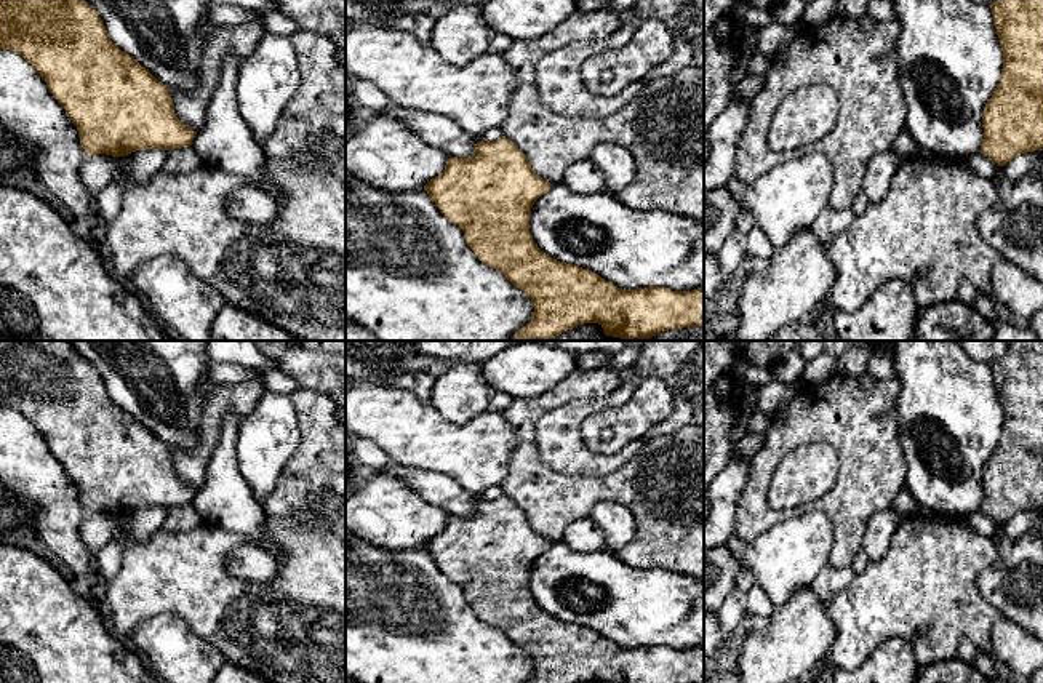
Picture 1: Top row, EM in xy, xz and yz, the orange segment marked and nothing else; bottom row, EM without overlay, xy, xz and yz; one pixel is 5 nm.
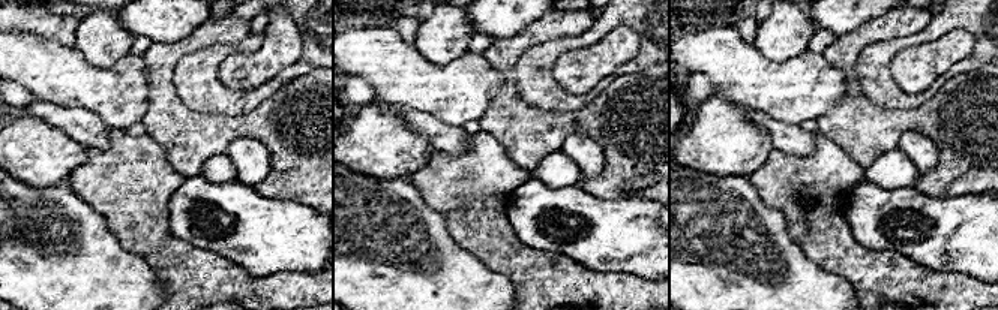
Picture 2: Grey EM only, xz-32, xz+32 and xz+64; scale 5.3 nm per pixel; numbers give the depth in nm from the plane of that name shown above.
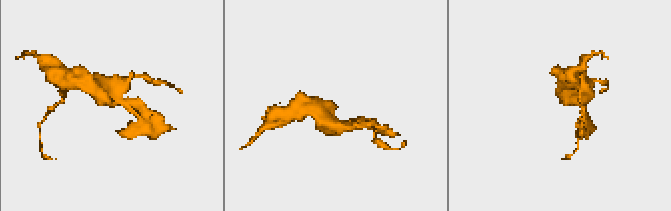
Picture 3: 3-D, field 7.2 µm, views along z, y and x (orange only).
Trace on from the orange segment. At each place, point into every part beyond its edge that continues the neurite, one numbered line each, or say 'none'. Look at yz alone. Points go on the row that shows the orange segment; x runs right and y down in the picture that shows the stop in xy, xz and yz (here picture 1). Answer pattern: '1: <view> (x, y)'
none

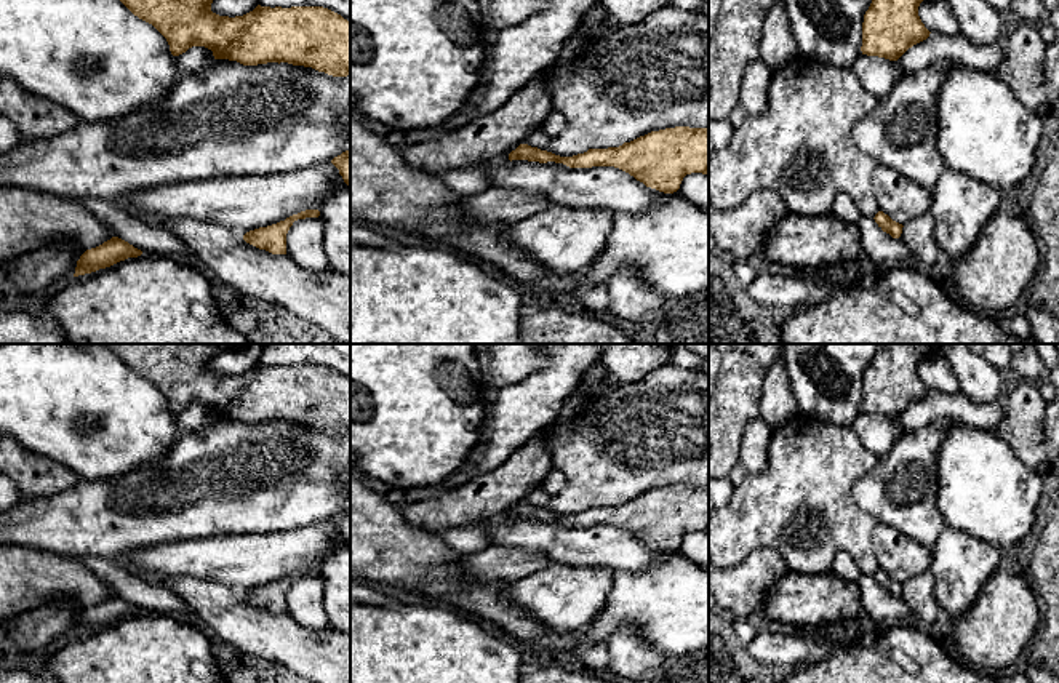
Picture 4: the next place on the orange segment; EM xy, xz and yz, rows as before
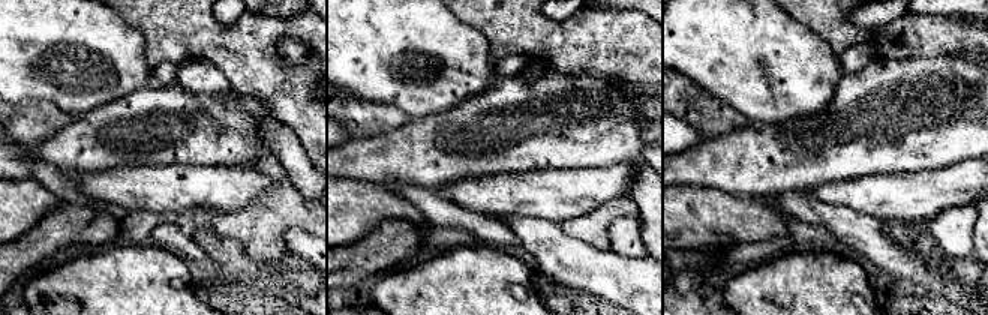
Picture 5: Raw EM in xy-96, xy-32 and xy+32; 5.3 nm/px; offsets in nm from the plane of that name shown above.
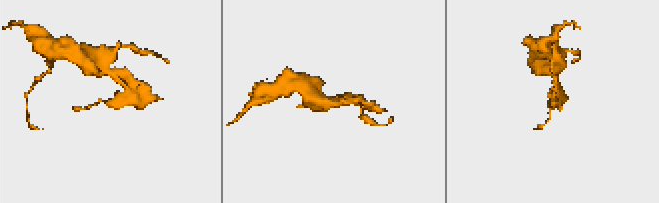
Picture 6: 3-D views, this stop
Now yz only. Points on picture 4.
none

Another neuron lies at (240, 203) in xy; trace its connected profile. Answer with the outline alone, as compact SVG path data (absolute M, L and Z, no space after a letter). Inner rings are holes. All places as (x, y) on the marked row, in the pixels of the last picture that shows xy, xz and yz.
M326 162L293 173L166 184L123 200L152 214L218 224L243 237L301 211L318 210L342 184L339 170Z

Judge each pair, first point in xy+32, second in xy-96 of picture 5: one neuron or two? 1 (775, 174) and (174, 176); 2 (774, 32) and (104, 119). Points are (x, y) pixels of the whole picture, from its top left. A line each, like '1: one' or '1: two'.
1: two
2: two

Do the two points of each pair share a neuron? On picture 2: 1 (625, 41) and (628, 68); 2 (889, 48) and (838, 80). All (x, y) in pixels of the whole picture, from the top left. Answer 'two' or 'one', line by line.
1: two
2: two

